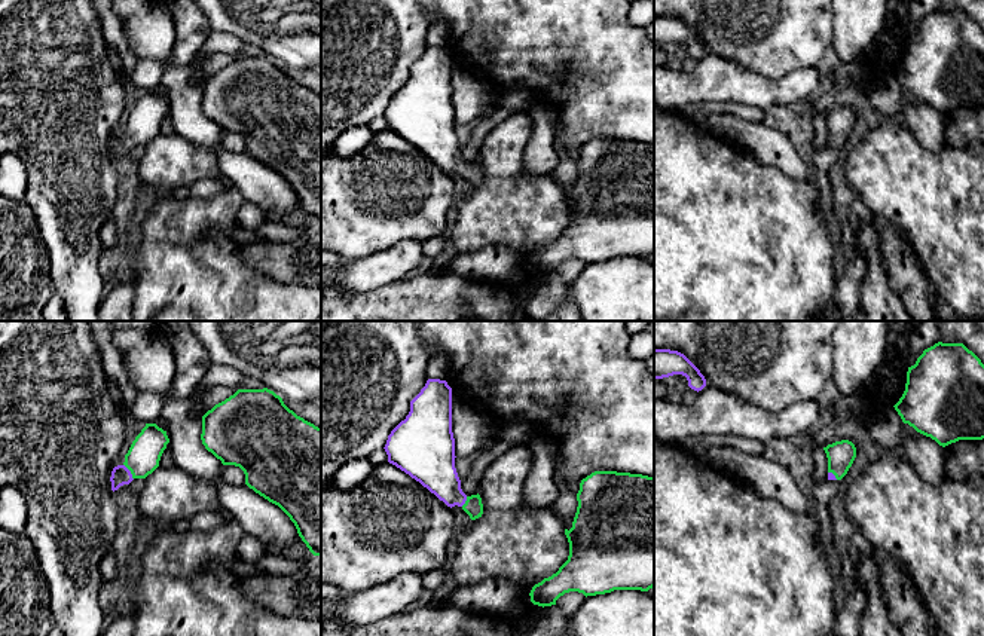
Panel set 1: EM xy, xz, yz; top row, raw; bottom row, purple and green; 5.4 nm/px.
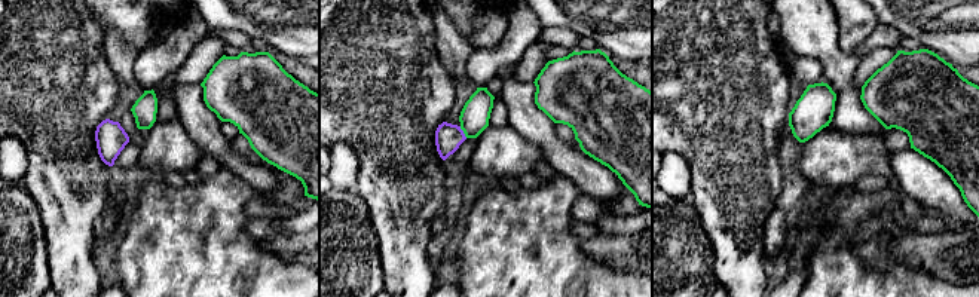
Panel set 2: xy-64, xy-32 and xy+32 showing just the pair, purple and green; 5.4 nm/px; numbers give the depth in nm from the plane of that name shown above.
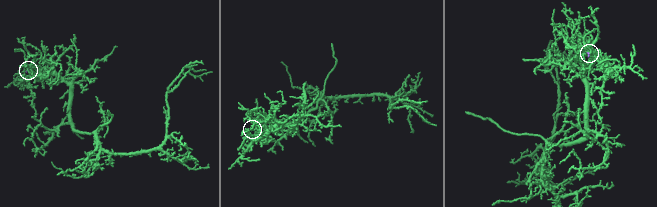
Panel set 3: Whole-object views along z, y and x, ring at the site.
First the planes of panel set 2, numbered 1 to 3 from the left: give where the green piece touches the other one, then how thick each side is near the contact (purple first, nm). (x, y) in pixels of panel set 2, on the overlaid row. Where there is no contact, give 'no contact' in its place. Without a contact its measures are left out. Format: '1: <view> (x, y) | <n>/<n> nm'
1: no contact
2: xy-32 (462, 132) | 150/160 nm
3: no contact

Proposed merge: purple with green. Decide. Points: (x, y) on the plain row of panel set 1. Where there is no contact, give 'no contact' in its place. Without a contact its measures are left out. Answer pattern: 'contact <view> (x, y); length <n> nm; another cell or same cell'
contact xy (130, 138); length 100 nm; same cell

